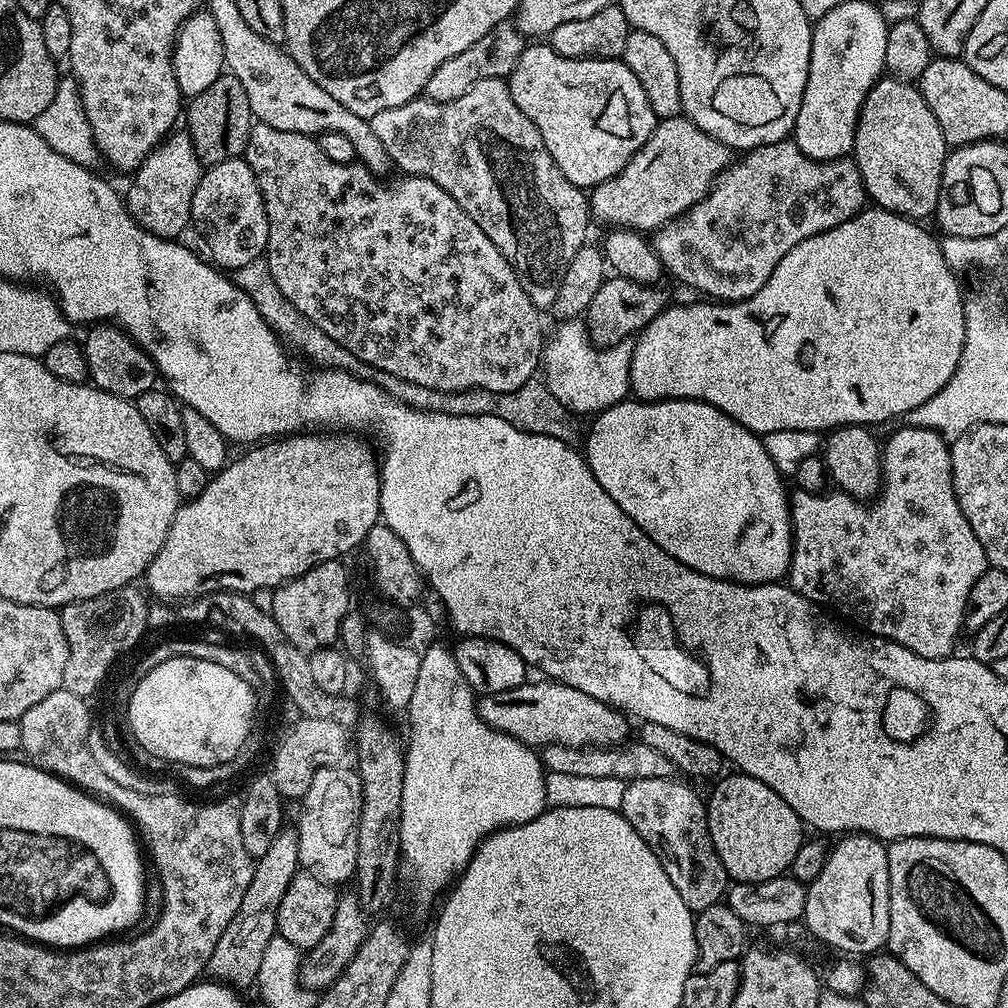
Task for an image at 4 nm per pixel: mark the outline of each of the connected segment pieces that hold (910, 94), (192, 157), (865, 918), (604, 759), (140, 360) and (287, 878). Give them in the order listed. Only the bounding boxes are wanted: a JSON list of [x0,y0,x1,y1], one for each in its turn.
[[851,78,950,220],[126,130,202,238],[802,834,890,954],[542,738,677,781],[82,322,158,402],[207,826,300,990]]

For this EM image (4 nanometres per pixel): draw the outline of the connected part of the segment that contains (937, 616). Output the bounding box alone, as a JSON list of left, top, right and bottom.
[786,427,989,660]

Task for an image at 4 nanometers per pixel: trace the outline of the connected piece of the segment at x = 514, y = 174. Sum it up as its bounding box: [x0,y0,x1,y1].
[370,78,590,310]

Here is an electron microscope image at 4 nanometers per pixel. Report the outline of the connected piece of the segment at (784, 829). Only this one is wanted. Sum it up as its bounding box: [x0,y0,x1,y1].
[706,775,806,884]

